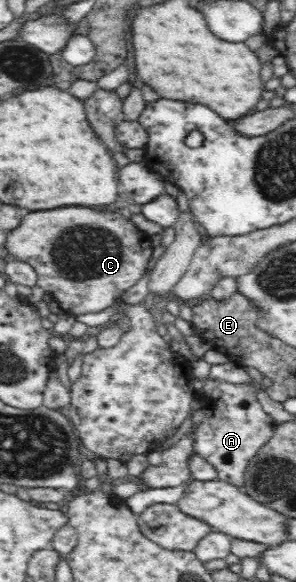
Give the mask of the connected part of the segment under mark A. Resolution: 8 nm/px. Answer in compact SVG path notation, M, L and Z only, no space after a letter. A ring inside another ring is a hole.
M220 381L211 392L210 404L204 408L204 419L193 434L193 452L216 469L218 479L240 489L246 486L247 466L251 458L270 440L278 424L260 405L256 396L260 388L262 386L254 381L246 384ZM250 398L254 398L254 406L246 404Z

